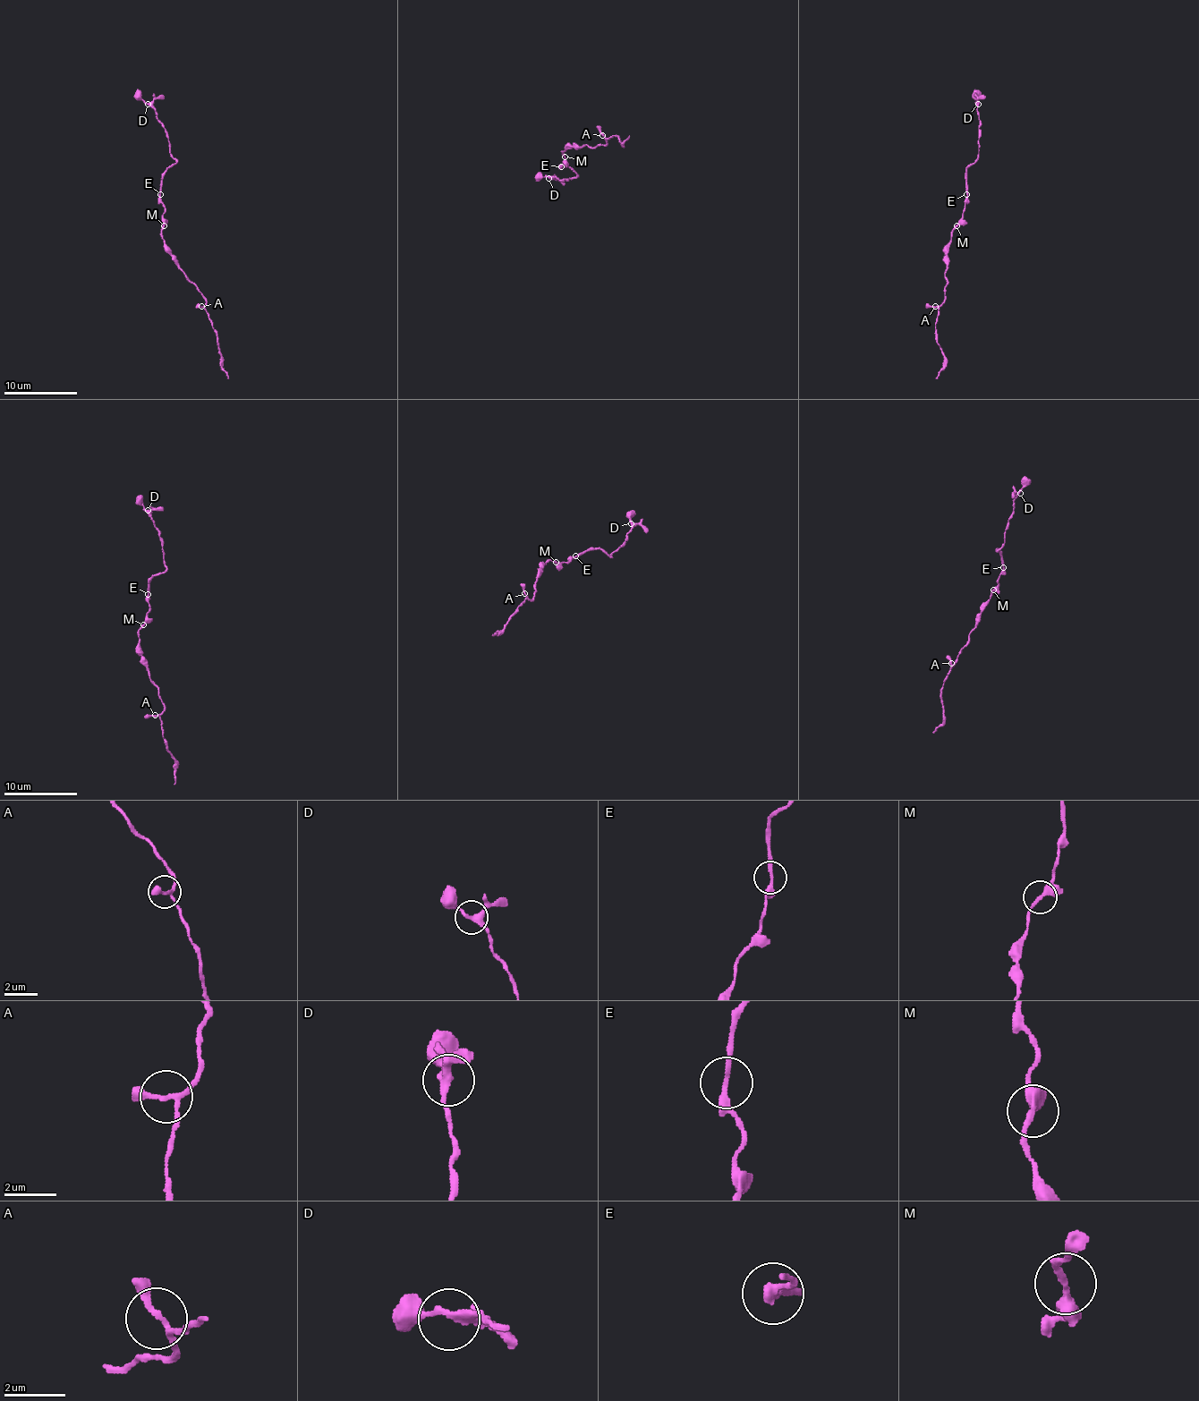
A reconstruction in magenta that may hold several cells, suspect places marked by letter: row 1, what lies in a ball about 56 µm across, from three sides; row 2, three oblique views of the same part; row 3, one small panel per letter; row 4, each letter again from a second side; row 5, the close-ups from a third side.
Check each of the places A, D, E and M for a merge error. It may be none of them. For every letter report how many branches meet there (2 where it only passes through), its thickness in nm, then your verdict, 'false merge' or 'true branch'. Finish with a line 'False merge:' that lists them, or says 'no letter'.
A: 3 | 160 nm | true branch
D: 3 | 260 nm | true branch
E: 3 | 200 nm | true branch
M: 3 | 240 nm | true branch
False merge: no letter

